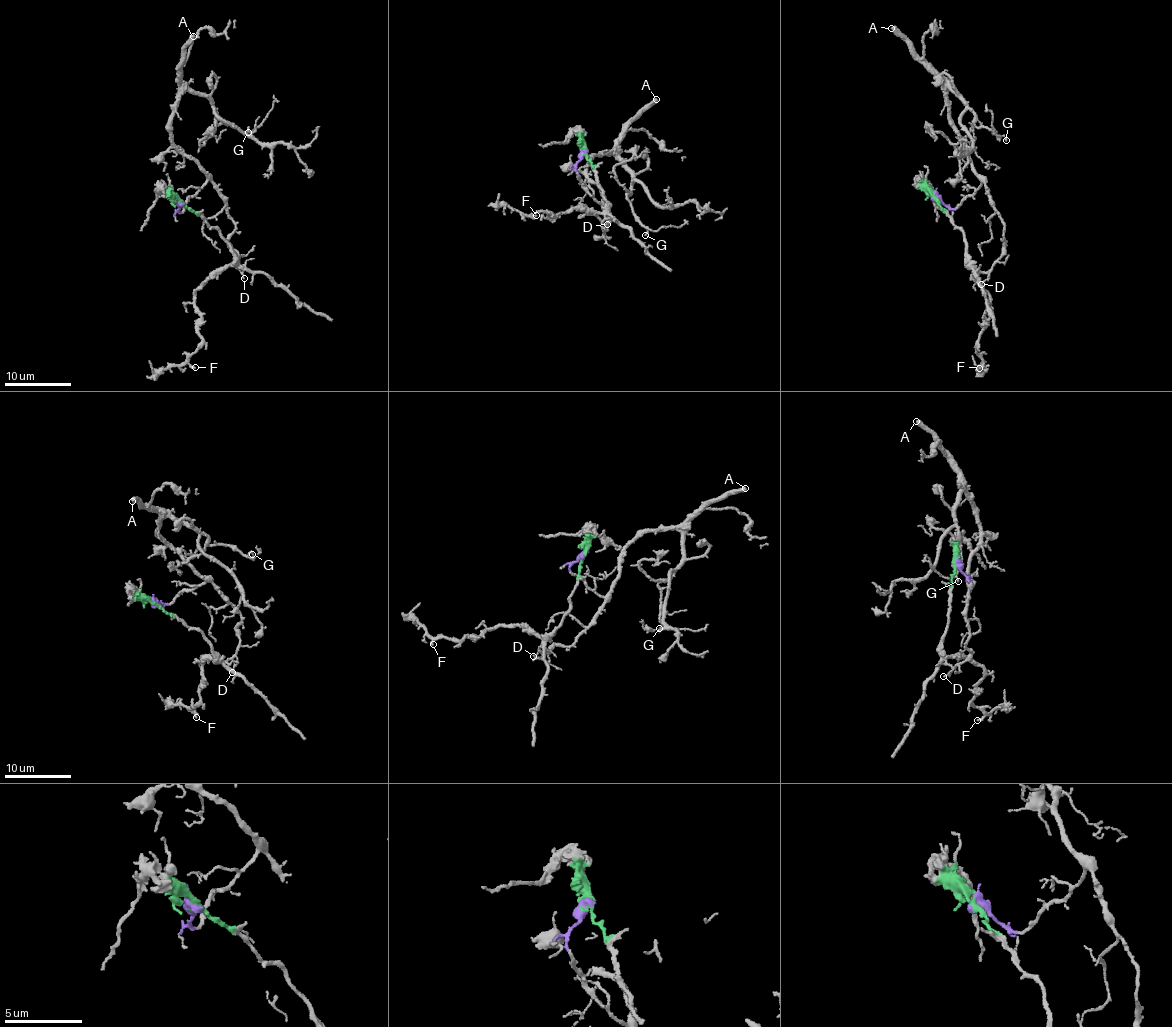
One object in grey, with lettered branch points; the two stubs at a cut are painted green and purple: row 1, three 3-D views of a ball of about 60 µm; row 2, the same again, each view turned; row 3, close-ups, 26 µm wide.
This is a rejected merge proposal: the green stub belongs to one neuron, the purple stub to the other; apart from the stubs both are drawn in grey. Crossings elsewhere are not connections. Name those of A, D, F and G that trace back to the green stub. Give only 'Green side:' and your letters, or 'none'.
Green side: F

